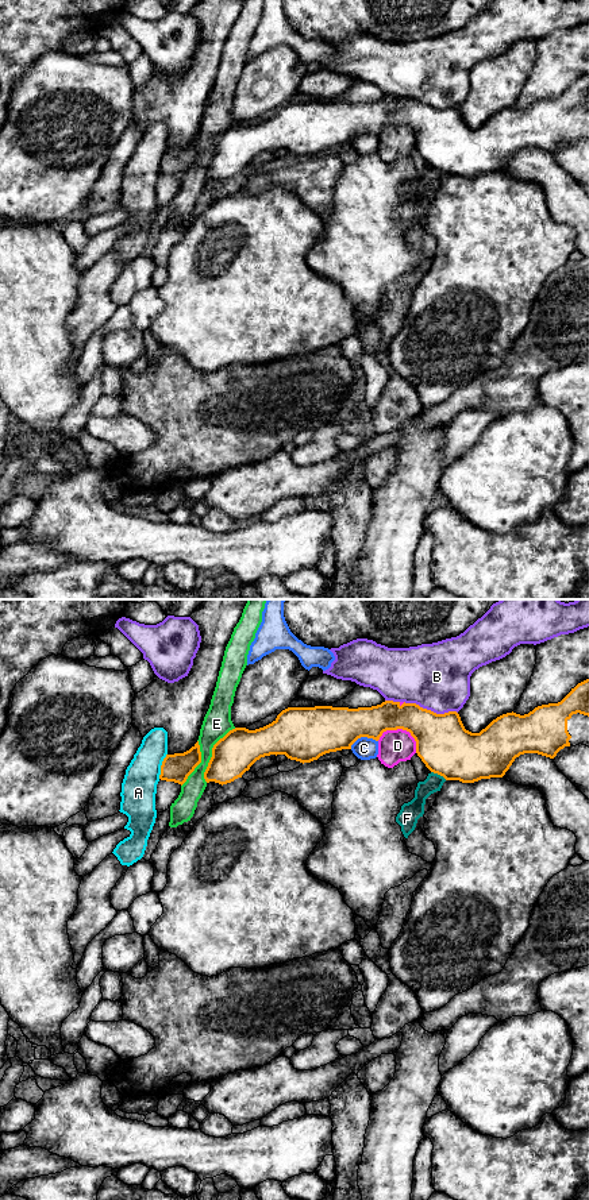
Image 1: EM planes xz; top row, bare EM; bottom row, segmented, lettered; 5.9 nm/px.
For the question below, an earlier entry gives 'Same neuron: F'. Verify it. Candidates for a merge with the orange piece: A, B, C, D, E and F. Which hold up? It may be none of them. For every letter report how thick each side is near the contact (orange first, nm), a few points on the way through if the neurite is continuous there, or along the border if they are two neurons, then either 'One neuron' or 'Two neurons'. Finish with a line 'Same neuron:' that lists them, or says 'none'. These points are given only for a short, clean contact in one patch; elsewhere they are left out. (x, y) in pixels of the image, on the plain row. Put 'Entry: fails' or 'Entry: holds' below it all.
A: Thickness 170 nm (orange) against 200 nm. Two neurons
B: Thickness 320 nm (orange) against 400 nm. Two neurons
C: Thickness 280 nm (orange) against 140 nm. Boundary: xz (377, 135), (360, 132), (350, 143). Two neurons
D: Thickness 320 nm (orange) against 190 nm. Two neurons
E: Thickness 240 nm (orange) against 170 nm. Two neurons
F: Thickness 320 nm (orange) against 110 nm. Boundary: xz (431, 166), (446, 174). Two neurons
Same neuron: none
Entry: fails

